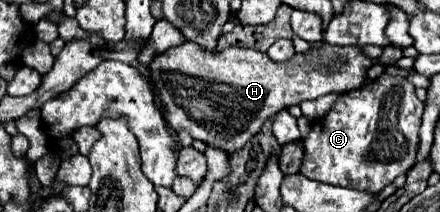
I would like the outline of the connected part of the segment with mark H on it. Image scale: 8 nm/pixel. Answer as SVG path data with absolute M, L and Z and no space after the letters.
M185 42L153 58L149 70L165 104L165 118L175 130L185 128L195 140L235 152L277 112L303 100L361 88L371 66L373 60L357 46L311 46L309 52L295 54L289 64L279 64L253 48L231 46L223 52L203 52L197 44Z

